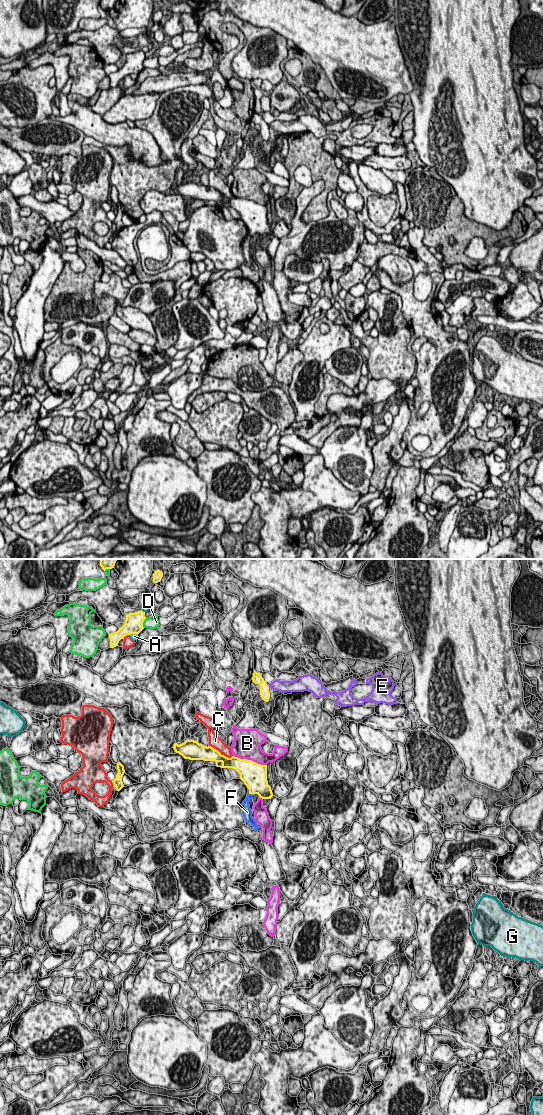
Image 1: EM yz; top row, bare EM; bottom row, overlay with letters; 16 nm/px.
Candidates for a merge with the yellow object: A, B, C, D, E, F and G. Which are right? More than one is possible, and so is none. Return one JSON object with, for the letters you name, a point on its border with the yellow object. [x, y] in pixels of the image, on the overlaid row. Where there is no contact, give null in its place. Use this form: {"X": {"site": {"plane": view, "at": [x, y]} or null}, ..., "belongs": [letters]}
{"belongs": []}

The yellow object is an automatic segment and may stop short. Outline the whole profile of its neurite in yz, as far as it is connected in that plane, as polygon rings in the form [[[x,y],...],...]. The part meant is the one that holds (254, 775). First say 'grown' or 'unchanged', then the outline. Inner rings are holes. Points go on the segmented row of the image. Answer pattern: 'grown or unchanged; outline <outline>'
unchanged; outline [[[186,740],[180,745],[175,743],[173,748],[185,759],[215,761],[217,767],[235,769],[249,789],[249,794],[258,794],[262,799],[271,799],[273,796],[267,781],[267,765],[235,756],[228,758],[213,747],[204,746],[194,740]]]

